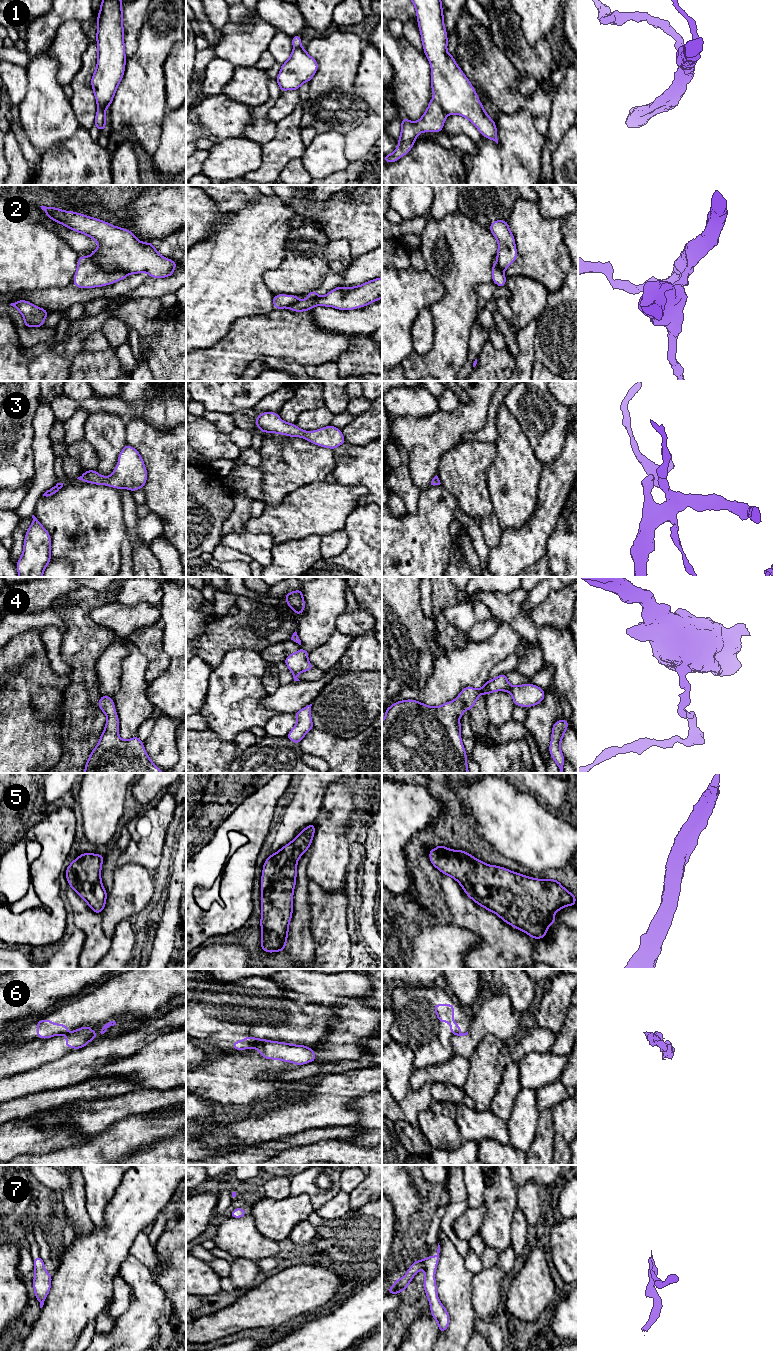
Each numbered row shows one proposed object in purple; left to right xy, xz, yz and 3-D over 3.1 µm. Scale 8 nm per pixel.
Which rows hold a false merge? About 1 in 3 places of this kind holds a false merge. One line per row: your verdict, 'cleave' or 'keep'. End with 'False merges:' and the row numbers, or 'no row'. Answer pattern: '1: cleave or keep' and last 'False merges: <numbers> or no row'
1: cleave
2: cleave
3: keep
4: keep
5: keep
6: cleave
7: keep
False merges: 1, 2, 6

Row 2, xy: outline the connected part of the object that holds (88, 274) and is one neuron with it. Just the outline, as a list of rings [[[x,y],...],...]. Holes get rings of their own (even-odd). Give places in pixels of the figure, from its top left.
[[[79,256],[73,284],[78,288],[94,288],[113,284],[126,278],[124,270],[104,271],[90,257]]]

